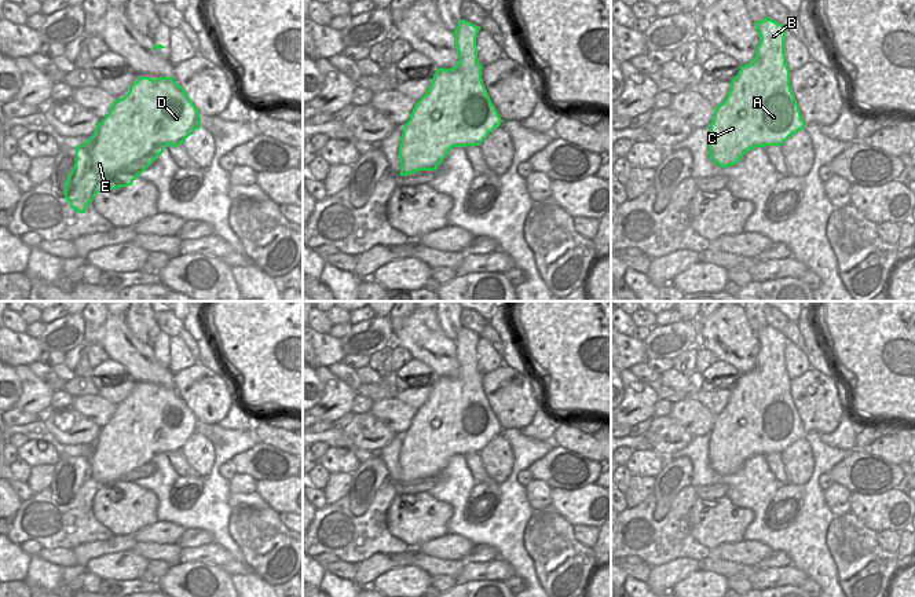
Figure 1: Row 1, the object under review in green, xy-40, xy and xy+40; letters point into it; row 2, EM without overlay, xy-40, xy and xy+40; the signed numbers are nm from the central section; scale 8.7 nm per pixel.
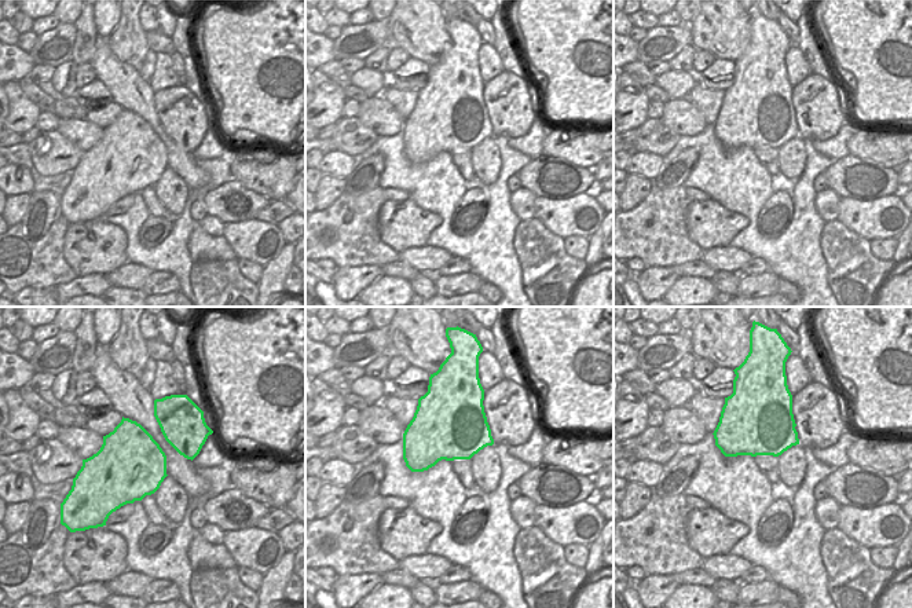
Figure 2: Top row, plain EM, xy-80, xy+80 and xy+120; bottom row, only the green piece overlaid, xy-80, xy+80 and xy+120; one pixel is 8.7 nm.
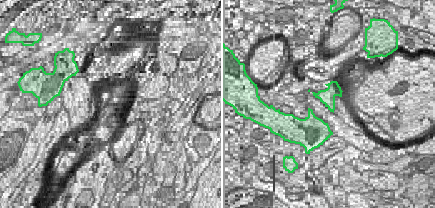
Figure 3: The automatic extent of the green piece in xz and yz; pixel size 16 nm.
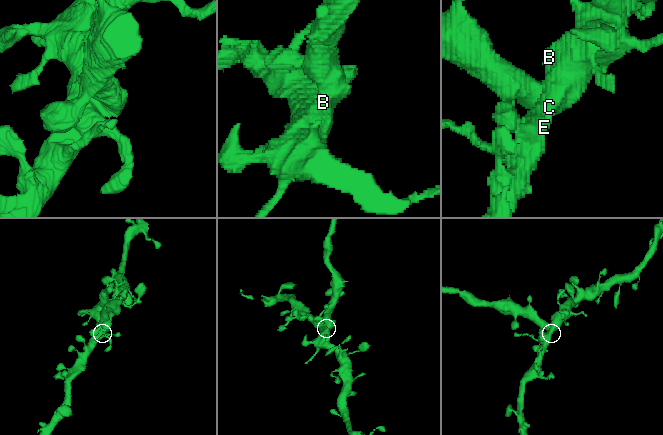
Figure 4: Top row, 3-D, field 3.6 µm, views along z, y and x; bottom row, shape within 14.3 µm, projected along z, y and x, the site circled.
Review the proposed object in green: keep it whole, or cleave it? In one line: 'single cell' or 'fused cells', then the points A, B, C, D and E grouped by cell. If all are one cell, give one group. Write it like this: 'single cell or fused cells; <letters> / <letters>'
fused cells; A B C E / D

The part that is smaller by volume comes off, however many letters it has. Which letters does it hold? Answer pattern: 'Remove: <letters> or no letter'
Remove: D

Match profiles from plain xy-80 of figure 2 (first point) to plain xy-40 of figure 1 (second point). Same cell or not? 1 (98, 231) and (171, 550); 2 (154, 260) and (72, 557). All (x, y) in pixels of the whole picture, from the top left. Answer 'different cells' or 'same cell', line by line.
1: same cell
2: same cell

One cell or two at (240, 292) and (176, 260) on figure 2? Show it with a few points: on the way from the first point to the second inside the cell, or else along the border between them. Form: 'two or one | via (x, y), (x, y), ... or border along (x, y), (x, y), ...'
two | border along (191, 267), (189, 274)

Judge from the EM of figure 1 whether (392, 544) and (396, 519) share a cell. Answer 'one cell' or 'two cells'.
one cell

